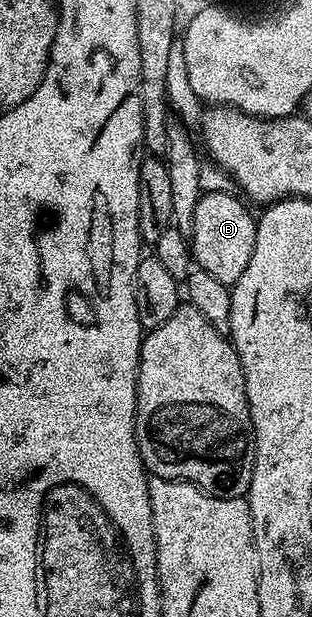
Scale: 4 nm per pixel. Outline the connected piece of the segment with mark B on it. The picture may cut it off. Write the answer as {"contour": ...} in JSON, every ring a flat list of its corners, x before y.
{"contour":[[232,191,207,192,198,200,194,212,194,232,191,239,191,255,196,267,207,270,219,282,234,285,251,262,251,250,255,250,257,221,249,213,244,199,236,200]]}

